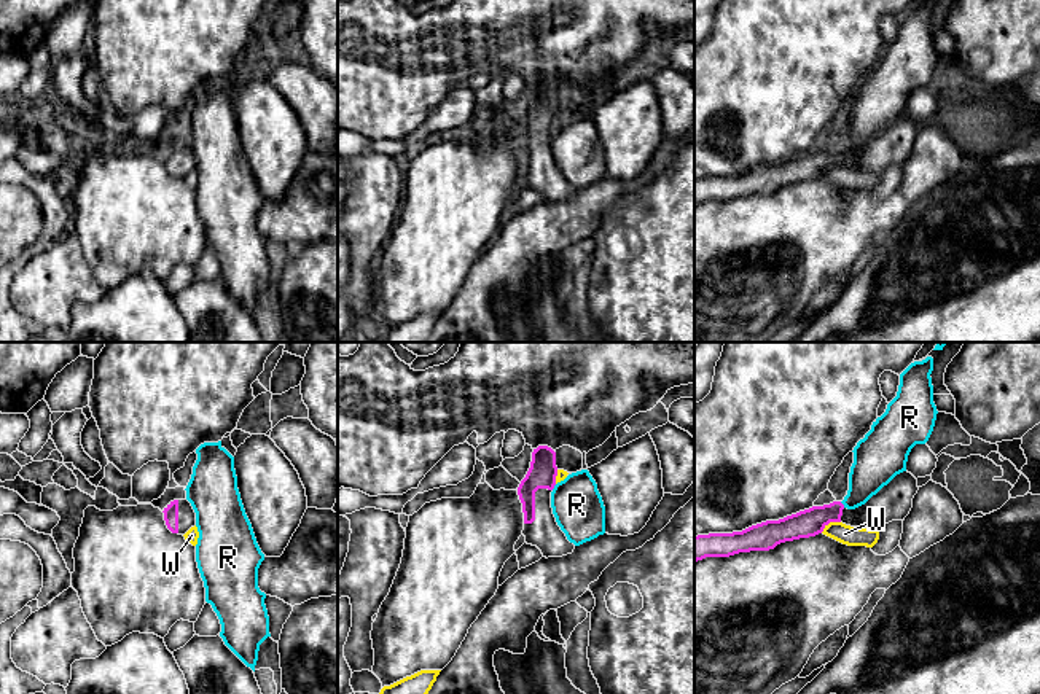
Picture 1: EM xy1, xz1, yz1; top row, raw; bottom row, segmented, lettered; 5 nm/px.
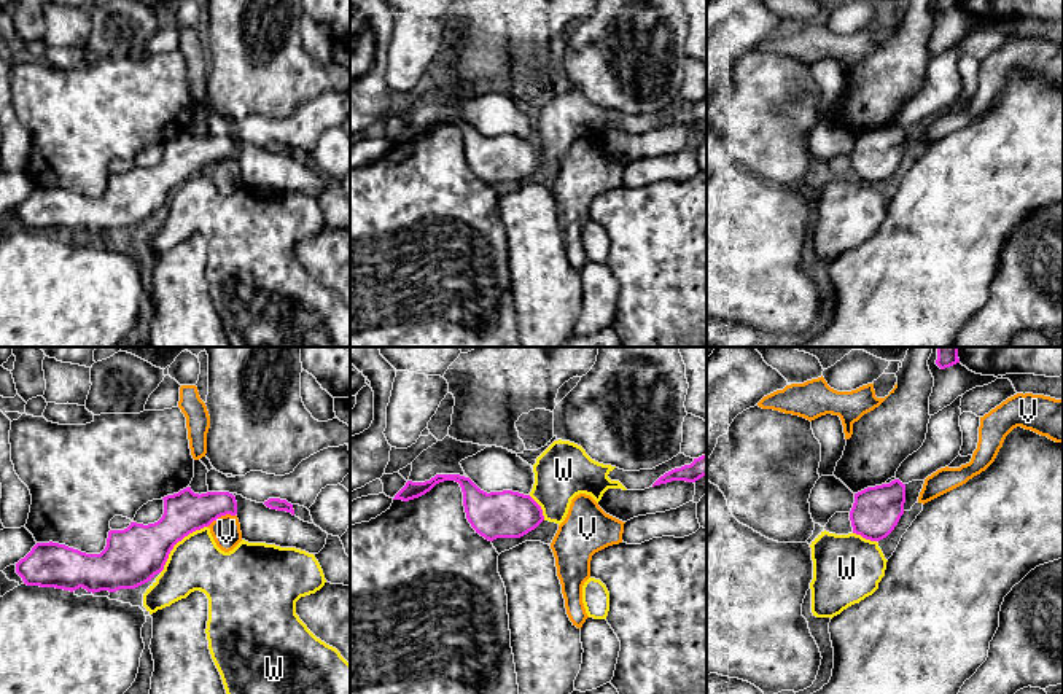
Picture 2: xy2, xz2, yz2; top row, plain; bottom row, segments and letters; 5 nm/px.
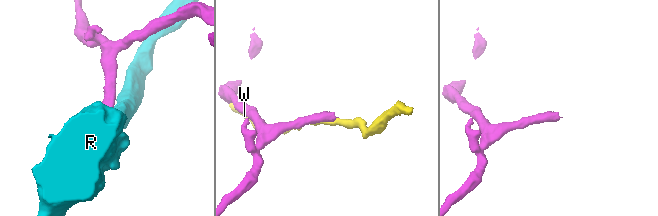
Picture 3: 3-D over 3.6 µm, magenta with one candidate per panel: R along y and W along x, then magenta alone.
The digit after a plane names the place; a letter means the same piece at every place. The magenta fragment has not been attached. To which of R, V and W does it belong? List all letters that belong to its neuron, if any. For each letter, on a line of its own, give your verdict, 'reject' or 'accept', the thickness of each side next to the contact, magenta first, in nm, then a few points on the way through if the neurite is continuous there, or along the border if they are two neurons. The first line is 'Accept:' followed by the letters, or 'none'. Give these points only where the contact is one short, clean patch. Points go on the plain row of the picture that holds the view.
Accept: none
R: reject; 140 nm thick on the magenta side, 260 nm on the other; border along xz1 (556, 128), (551, 132)
V: reject; 200 nm thick on the magenta side, 140 nm on the other; border along xy2 (234, 158), (221, 158), (207, 169)
W: reject; 280 nm thick on the magenta side, 280 nm on the other

